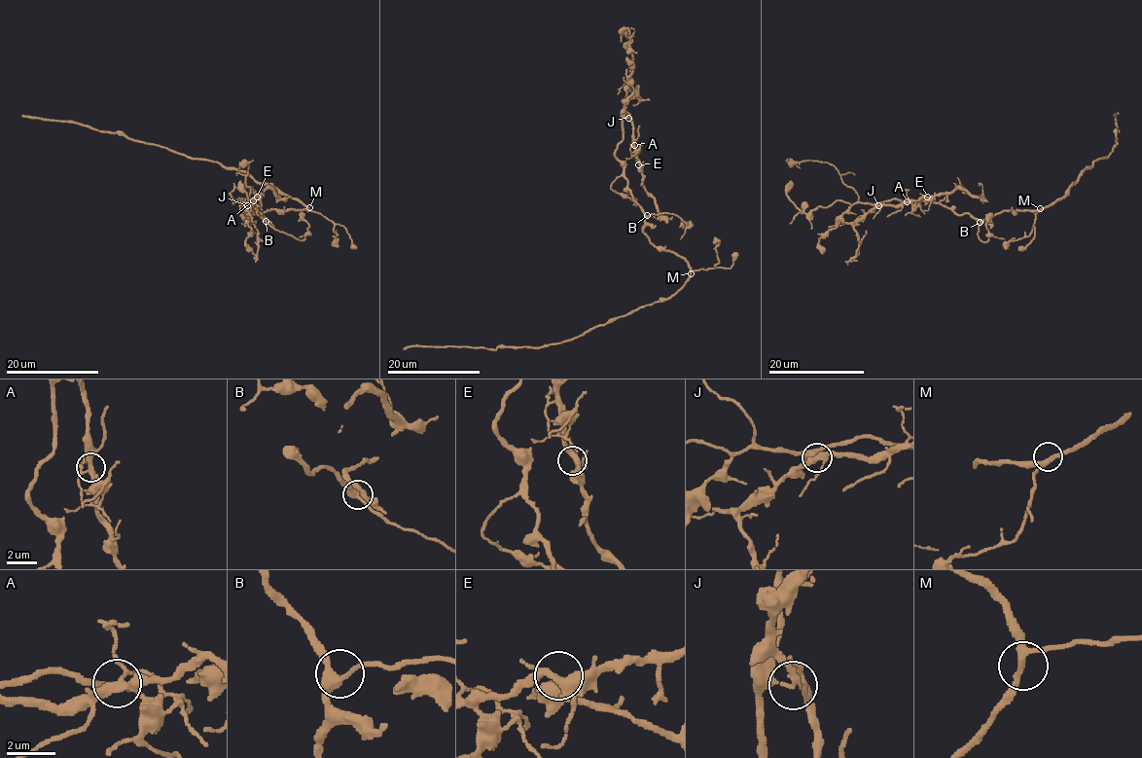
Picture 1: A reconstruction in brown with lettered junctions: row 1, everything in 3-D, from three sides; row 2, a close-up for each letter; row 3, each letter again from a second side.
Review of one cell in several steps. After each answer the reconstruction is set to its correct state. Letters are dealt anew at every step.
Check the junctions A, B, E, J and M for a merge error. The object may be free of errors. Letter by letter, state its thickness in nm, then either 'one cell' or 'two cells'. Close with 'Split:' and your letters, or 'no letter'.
A: 300 nm | one cell
B: 340 nm | one cell
E: 320 nm | one cell
J: 280 nm | two cells
M: 240 nm | one cell
Split: J

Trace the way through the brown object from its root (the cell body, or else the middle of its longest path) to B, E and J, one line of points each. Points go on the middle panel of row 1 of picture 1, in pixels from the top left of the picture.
B: (690, 273), (690, 266), (681, 257), (659, 250), (643, 232), (647, 215)
E: (690, 273), (681, 257), (659, 250), (643, 232), (644, 211), (614, 153), (624, 117), (638, 164)
J: (690, 273), (681, 257), (659, 250), (643, 232), (644, 211), (614, 153), (628, 117)

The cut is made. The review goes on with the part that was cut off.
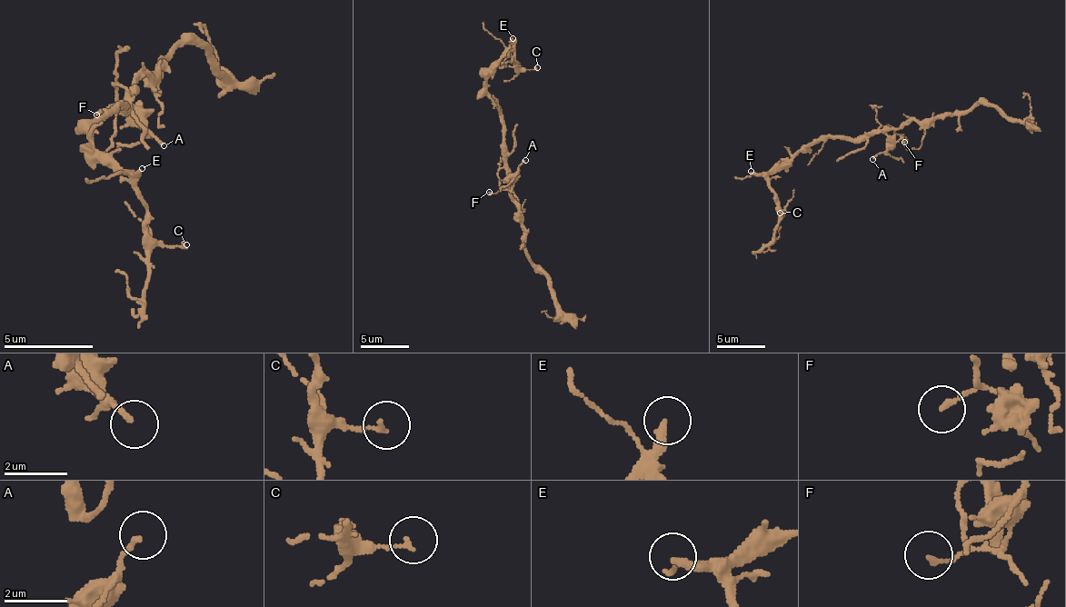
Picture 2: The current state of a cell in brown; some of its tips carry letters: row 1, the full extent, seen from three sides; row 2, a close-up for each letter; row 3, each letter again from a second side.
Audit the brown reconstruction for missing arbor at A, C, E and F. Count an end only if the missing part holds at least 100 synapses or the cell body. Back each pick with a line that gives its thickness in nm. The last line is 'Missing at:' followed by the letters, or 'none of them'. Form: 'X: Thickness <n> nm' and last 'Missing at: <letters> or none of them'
E: Thickness 240 nm
Missing at: E

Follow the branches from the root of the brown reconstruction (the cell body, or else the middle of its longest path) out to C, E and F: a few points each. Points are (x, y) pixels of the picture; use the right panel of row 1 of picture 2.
C: (870, 137), (819, 137), (799, 149), (770, 181), (775, 203), (782, 213), (780, 213)
E: (870, 137), (819, 137), (801, 149), (797, 149), (770, 171), (761, 174), (751, 171)
F: (870, 137), (881, 125), (890, 125), (906, 140), (904, 142)

